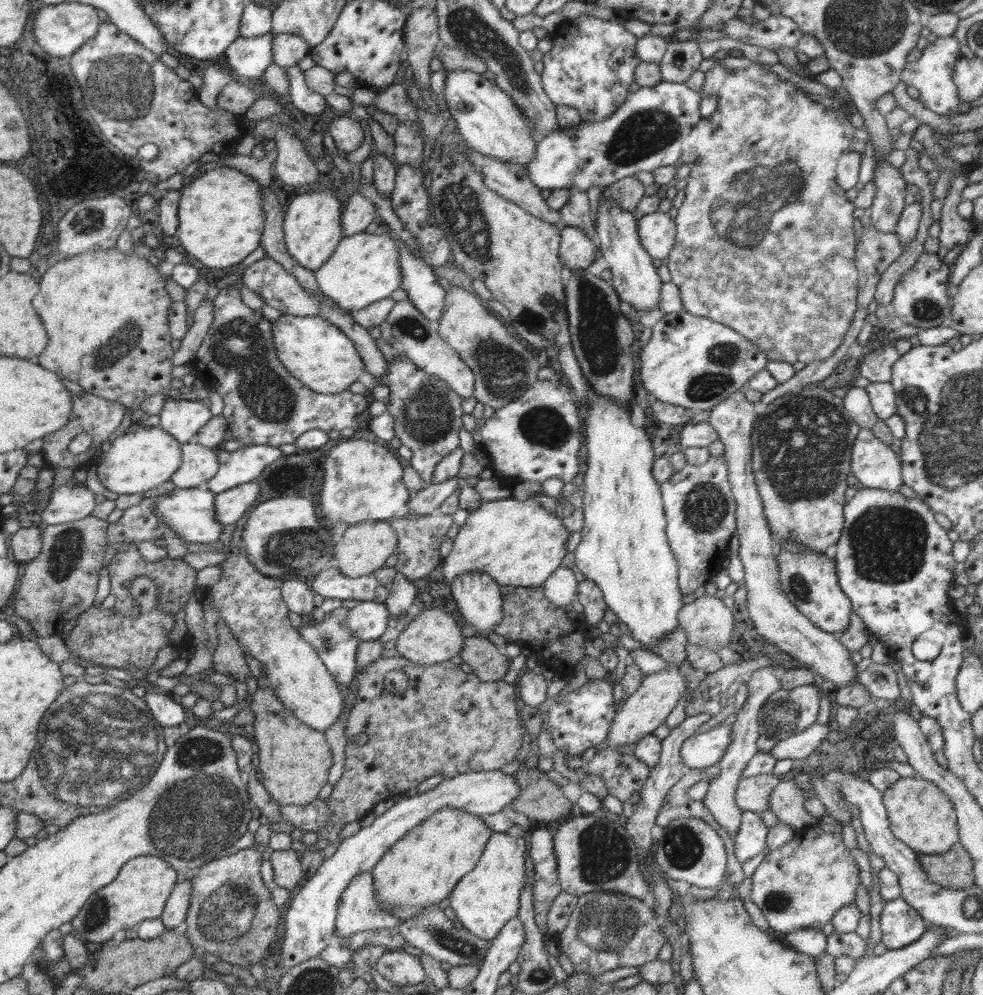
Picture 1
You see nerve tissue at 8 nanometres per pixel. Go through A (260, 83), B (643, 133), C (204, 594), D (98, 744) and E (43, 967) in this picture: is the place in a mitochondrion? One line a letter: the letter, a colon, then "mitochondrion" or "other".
A: other
B: mitochondrion
C: other
D: mitochondrion
E: other

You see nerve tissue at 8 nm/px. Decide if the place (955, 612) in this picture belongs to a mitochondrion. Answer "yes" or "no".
no

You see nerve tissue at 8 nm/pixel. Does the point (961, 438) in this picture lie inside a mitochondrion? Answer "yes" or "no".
yes

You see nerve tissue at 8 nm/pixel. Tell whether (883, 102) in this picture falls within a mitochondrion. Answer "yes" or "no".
no

